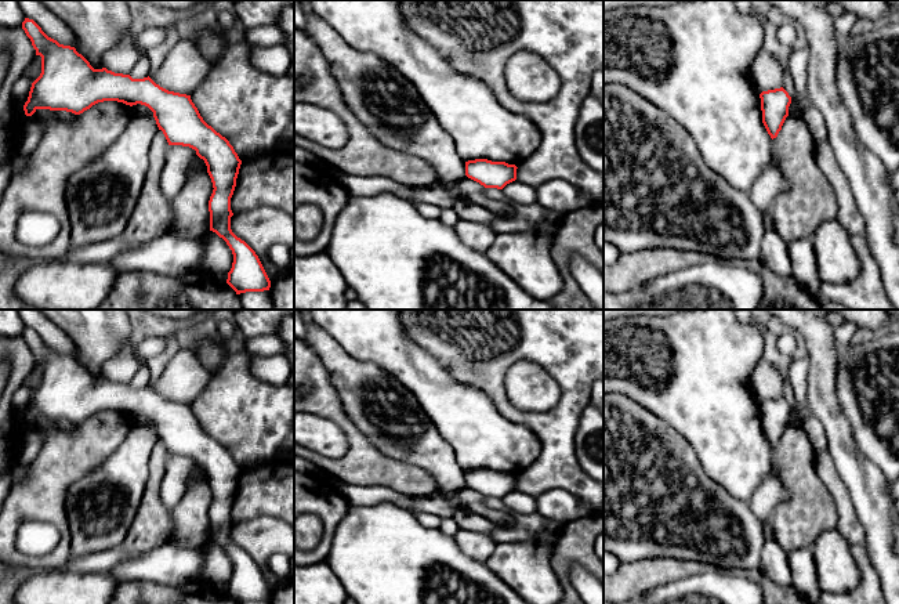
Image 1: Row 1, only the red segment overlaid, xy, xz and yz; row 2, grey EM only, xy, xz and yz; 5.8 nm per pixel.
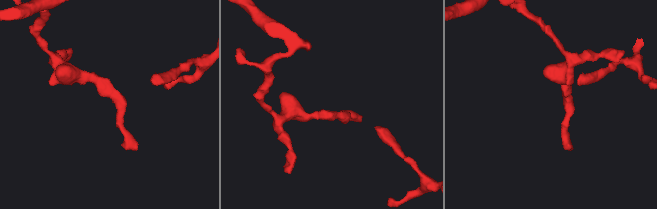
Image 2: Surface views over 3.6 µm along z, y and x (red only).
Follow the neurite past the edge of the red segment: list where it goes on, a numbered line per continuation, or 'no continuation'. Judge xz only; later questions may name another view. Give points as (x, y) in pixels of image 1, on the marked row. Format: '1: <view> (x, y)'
no continuation

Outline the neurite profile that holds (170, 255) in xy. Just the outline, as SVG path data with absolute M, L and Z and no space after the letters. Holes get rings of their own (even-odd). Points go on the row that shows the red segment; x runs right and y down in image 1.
M171 232L151 242L135 245L108 264L119 271L149 271L160 275L181 276L202 270L202 236L186 238Z

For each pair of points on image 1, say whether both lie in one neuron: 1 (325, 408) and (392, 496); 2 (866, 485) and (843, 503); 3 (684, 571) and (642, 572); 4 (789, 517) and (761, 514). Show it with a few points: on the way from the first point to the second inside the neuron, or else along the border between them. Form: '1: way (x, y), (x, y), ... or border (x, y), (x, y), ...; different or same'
1: border (352, 484), (384, 485), (414, 498); different
2: border (836, 469), (847, 488), (848, 499), (862, 528); different
3: way (674, 571), (652, 572); same
4: border (786, 488), (787, 498), (774, 507), (768, 518); different

